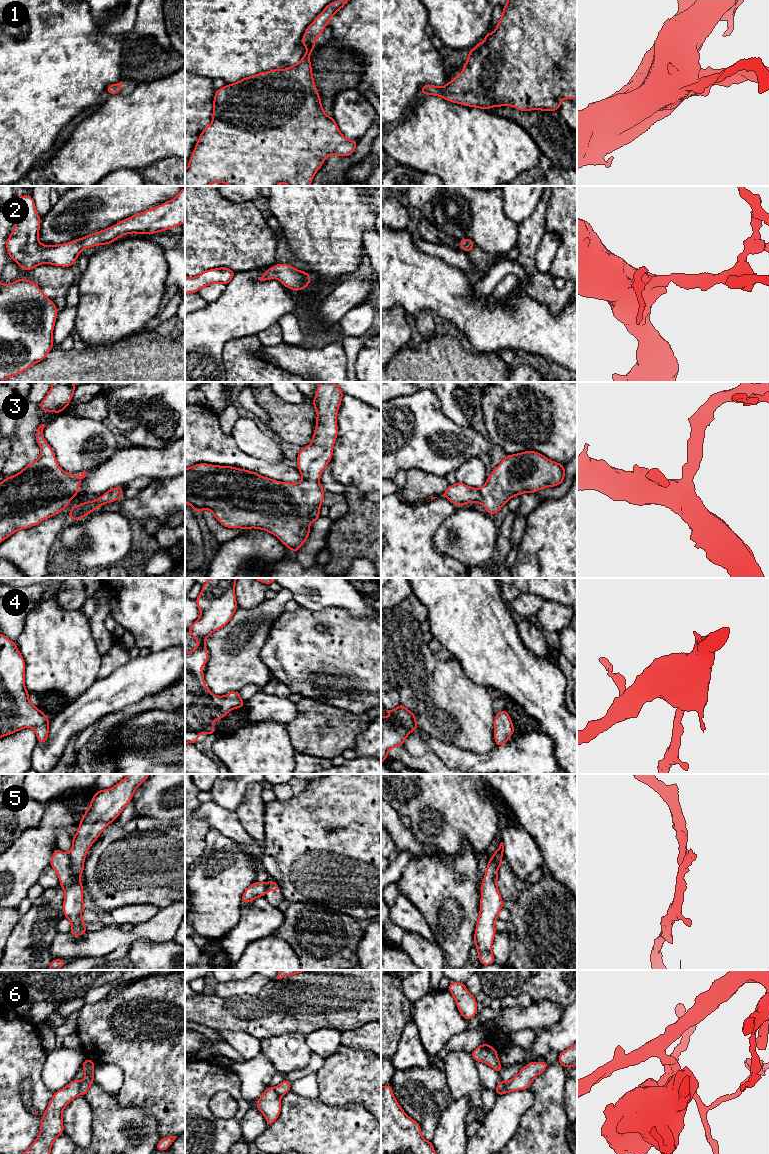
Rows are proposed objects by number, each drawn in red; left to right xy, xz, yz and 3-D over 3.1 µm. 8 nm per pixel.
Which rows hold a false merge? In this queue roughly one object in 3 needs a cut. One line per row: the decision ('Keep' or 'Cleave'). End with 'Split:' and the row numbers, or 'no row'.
1: Keep
2: Keep
3: Keep
4: Keep
5: Cleave
6: Cleave
Split: 5, 6

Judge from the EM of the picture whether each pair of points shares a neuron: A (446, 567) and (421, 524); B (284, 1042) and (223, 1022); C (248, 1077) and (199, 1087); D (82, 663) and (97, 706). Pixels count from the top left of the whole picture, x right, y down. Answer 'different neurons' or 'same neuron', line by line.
A: same neuron
B: different neurons
C: different neurons
D: different neurons

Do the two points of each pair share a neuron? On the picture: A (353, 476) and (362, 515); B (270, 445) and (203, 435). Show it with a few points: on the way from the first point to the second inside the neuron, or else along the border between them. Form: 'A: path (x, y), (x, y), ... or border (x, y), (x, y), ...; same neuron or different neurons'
A: border (347, 486), (355, 486), (365, 492); different neurons
B: border (231, 436), (241, 450), (252, 456); different neurons

